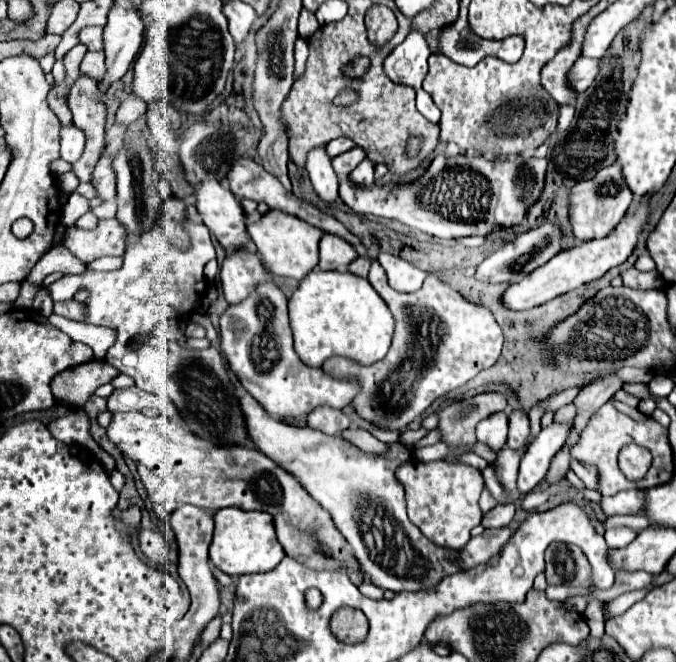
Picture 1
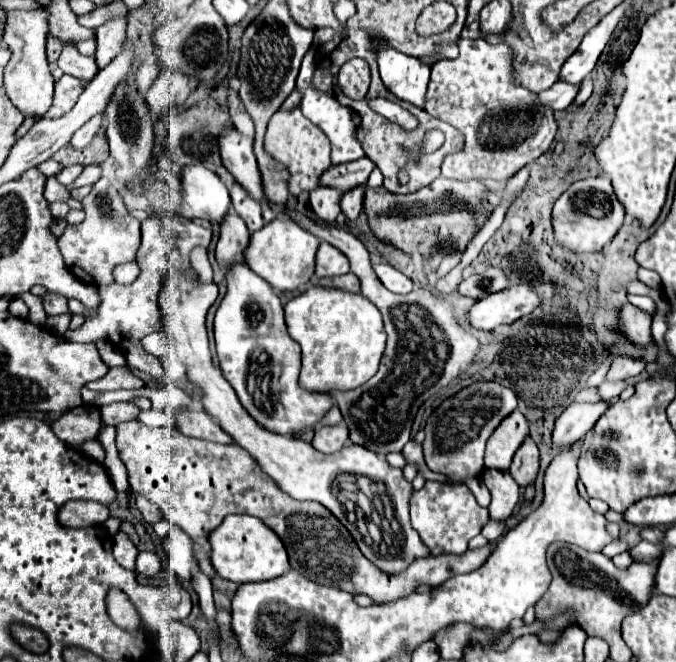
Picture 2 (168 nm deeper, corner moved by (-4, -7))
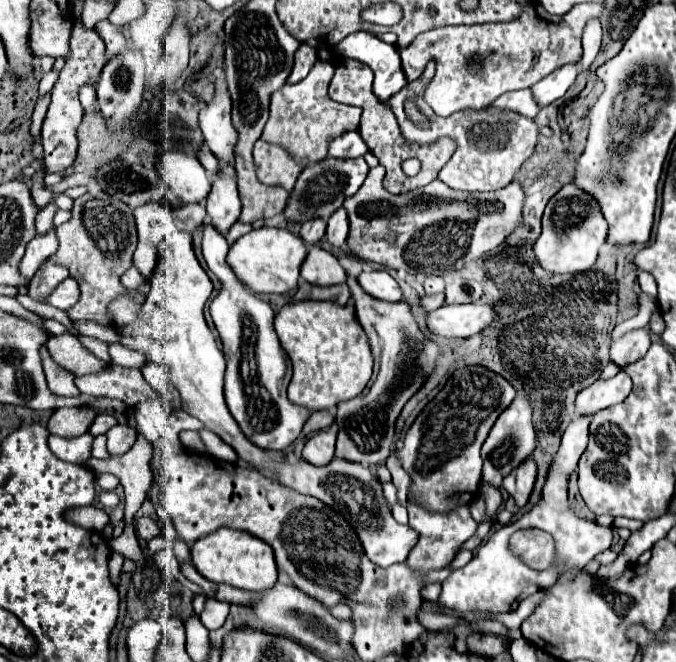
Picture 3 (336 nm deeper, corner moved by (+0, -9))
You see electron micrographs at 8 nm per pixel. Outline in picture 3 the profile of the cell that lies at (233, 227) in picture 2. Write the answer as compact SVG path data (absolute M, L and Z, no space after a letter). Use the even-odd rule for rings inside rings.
M222 166L222 170L214 176L214 186L210 190L210 198L206 198L206 212L210 224L226 234L234 222L240 218L240 198L234 180L234 168Z

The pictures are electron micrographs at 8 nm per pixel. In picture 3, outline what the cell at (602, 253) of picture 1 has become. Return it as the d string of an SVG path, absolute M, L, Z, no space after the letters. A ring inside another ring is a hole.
M470 302L428 312L428 326L432 332L446 338L470 338L488 328L496 318L498 310L494 304Z

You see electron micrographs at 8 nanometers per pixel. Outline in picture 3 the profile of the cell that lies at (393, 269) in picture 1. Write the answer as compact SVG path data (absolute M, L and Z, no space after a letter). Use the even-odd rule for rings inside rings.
M386 270L362 272L358 276L358 282L374 298L380 298L380 300L386 300L386 302L402 300L402 290L400 290L398 282Z

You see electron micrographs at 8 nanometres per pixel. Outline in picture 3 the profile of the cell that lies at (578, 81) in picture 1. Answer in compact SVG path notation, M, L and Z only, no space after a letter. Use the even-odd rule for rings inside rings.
M516 90L516 92L506 92L502 94L492 106L496 108L508 108L514 110L518 114L524 114L528 118L536 118L538 112L542 110L542 106L538 104L538 100L534 98L532 90Z

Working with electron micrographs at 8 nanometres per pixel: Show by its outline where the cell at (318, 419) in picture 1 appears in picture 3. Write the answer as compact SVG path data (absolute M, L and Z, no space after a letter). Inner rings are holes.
M322 430L306 442L302 458L312 462L314 466L324 466L334 458L334 450L336 450L336 430Z

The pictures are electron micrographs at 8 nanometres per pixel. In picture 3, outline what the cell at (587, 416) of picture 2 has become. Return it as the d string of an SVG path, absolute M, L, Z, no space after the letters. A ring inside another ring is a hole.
M620 370L614 378L610 378L606 382L596 380L590 388L582 390L576 396L574 416L576 418L594 416L596 412L600 412L604 408L610 408L610 406L626 400L630 390L632 390L632 380L624 370Z

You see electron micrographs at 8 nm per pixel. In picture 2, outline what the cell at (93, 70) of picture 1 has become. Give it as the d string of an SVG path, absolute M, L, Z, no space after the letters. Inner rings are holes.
M122 16L122 18L108 20L96 28L98 68L106 68L112 62L112 58L122 50L122 42L126 40L126 26L128 26L128 20L126 16Z

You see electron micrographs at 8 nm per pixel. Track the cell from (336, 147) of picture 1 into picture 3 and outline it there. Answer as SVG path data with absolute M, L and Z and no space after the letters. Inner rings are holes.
M342 132L328 142L330 158L360 158L368 152L368 146L358 132Z

